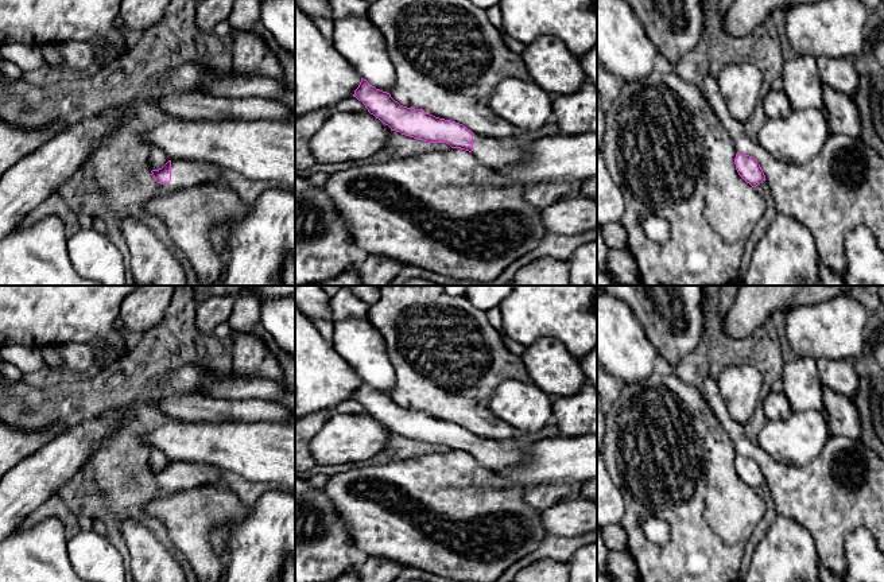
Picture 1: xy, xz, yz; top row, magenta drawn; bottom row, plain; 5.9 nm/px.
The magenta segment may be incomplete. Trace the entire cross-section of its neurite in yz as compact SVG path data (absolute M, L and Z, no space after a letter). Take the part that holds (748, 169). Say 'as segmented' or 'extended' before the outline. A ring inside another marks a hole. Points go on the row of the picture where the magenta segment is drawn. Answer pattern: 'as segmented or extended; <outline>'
extended; M737 152L734 164L738 175L749 183L764 199L771 197L765 175L753 156Z

